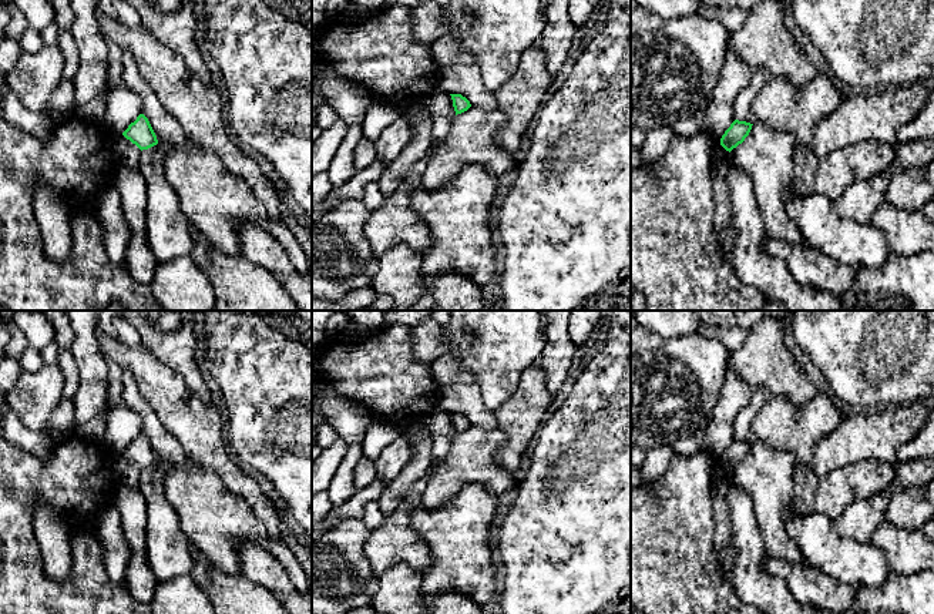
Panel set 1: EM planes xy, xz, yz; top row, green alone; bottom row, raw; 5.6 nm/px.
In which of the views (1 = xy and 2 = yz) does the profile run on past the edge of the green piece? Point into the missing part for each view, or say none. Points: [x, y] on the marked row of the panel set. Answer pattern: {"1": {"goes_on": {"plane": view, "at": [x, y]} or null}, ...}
{"1": {"goes_on": null}, "2": {"goes_on": null}}

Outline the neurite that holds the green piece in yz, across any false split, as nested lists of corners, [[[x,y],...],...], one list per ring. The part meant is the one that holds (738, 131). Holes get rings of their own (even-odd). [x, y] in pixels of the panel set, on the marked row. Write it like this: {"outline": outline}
{"outline": [[[735,120],[722,135],[720,145],[730,152],[733,148],[745,141],[752,130],[752,125],[753,124],[750,123]]]}

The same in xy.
{"outline": [[[140,114],[137,120],[122,132],[122,135],[135,144],[141,151],[158,144],[157,135],[144,114]]]}

